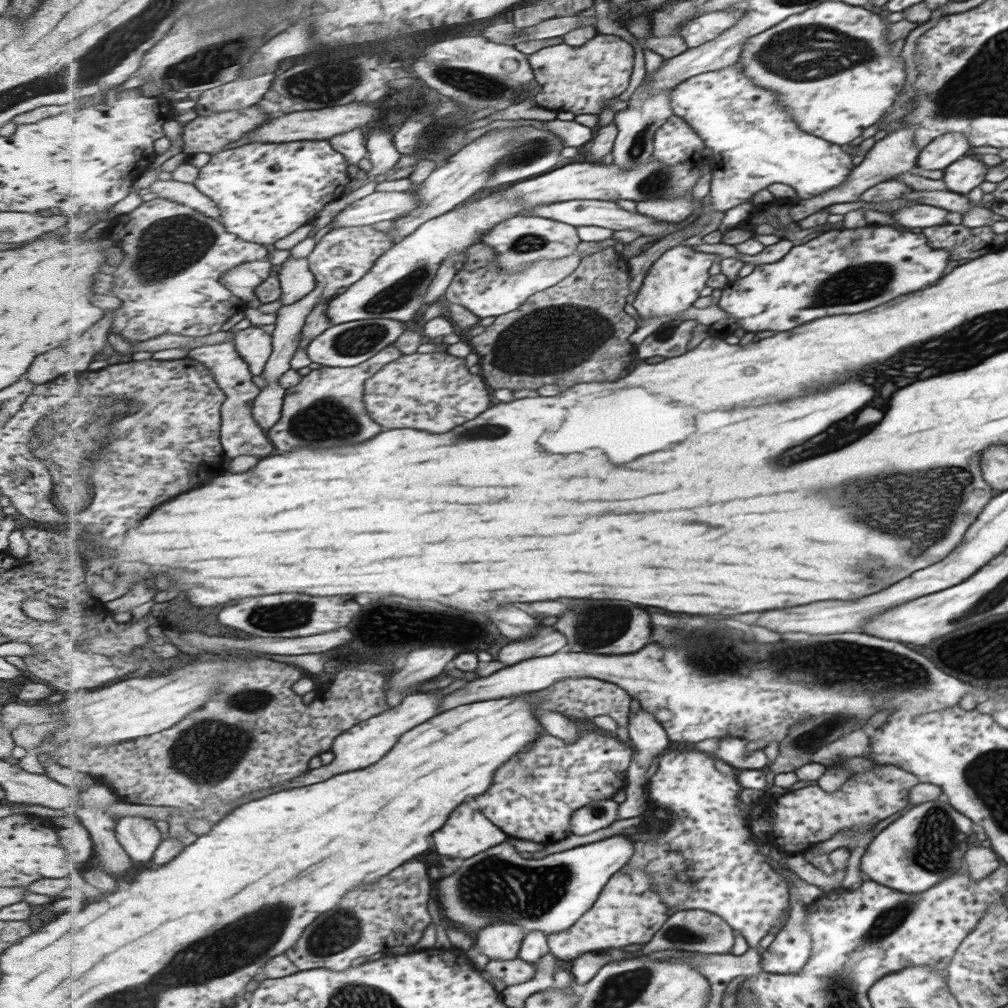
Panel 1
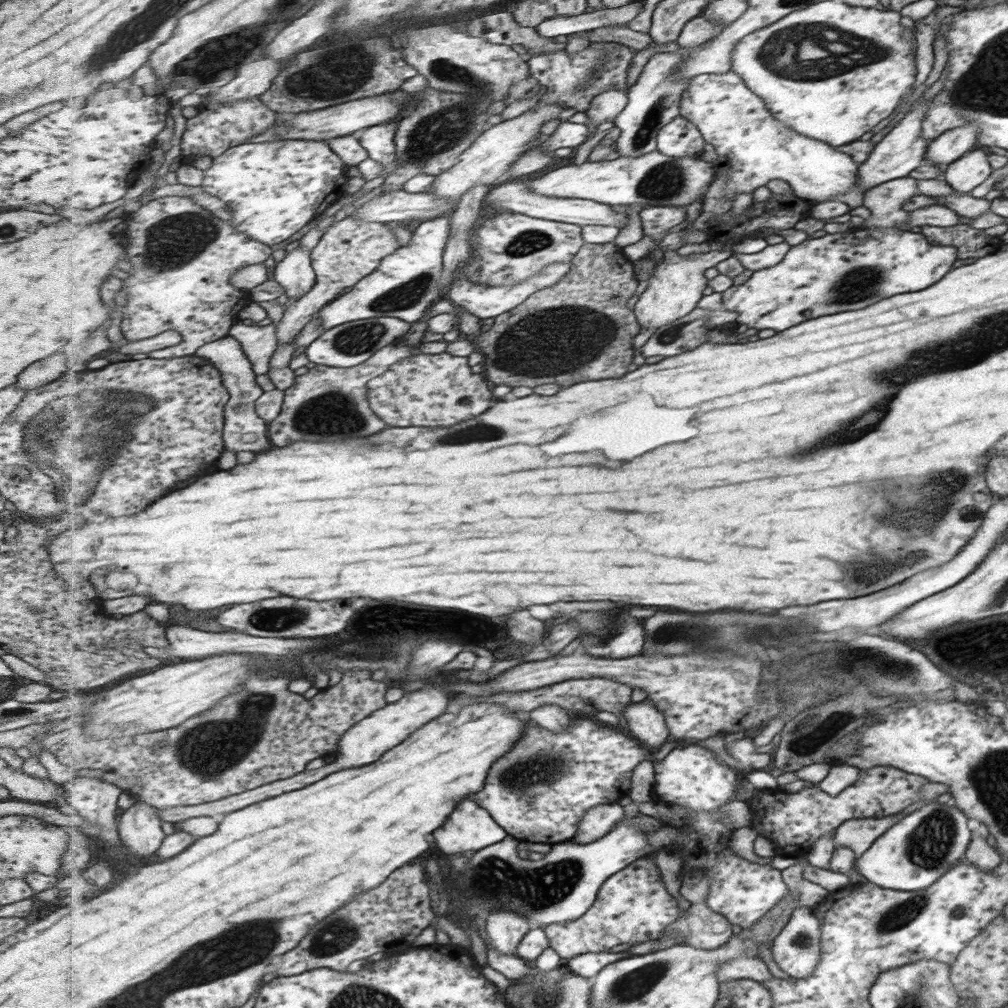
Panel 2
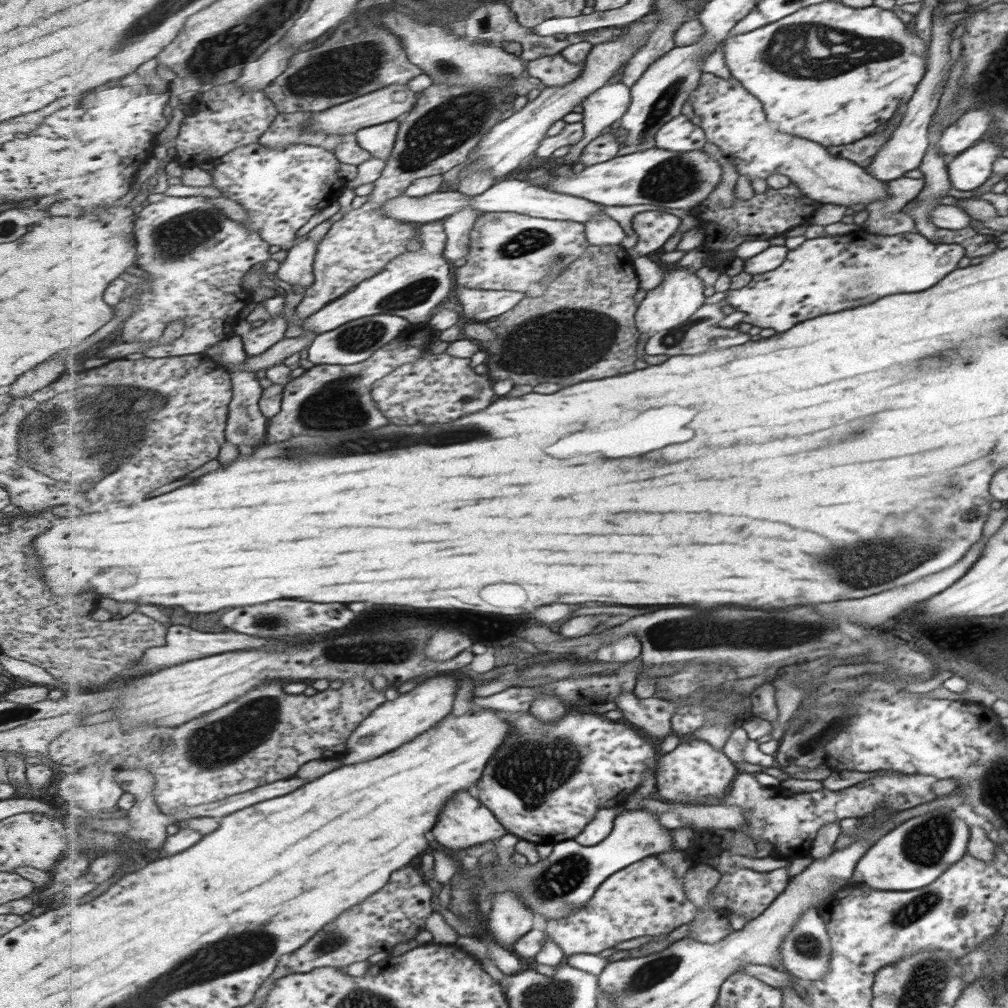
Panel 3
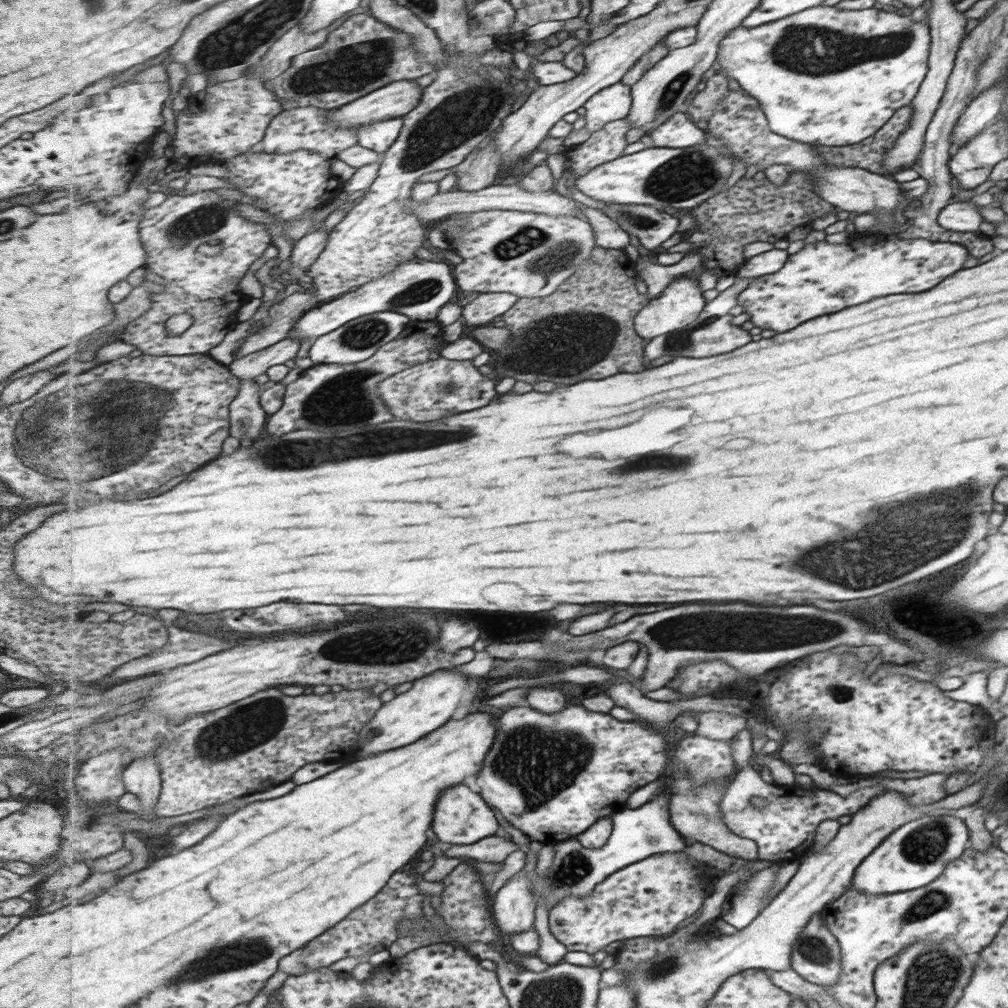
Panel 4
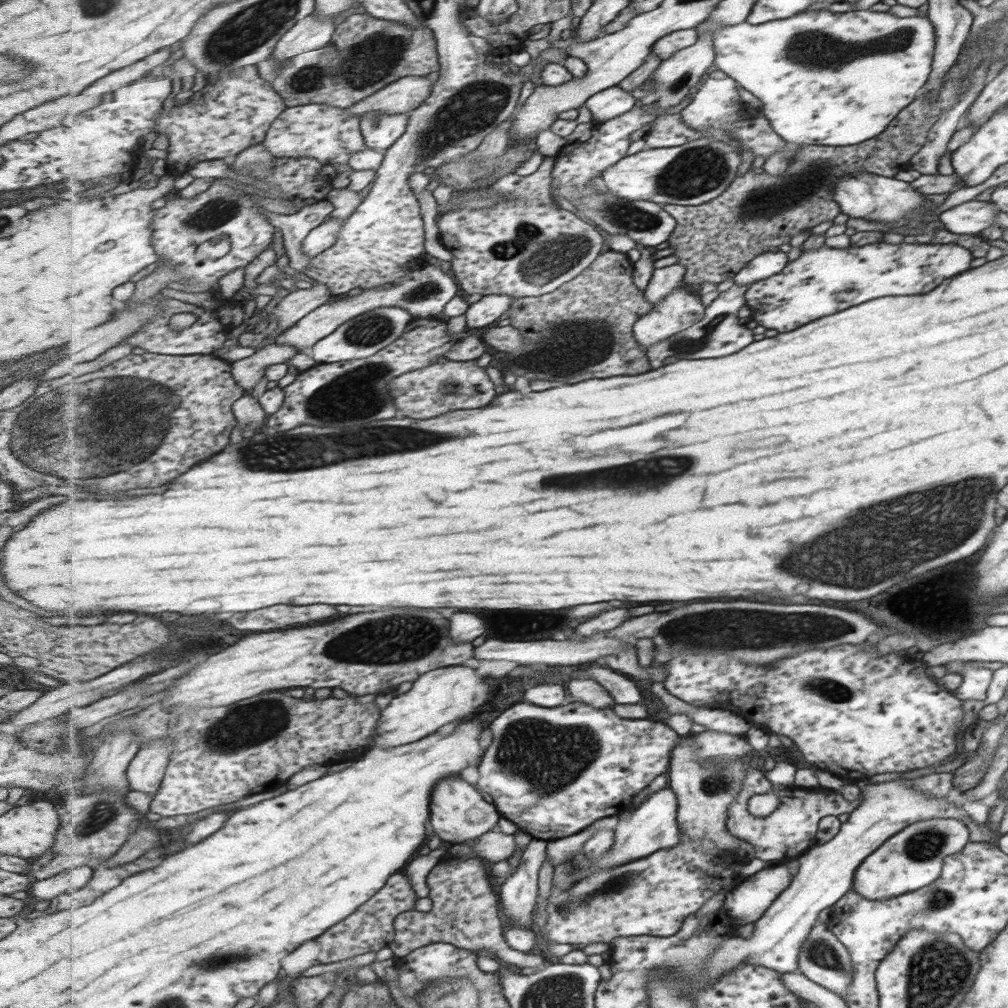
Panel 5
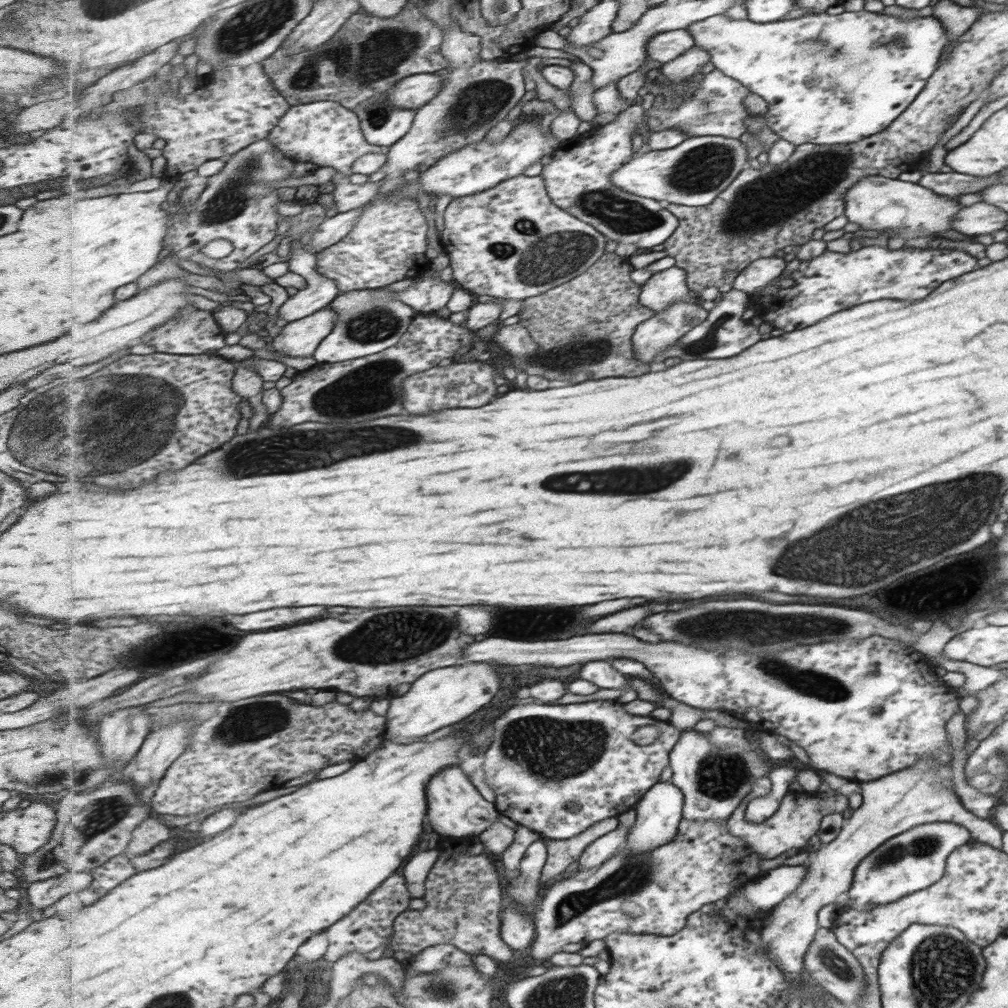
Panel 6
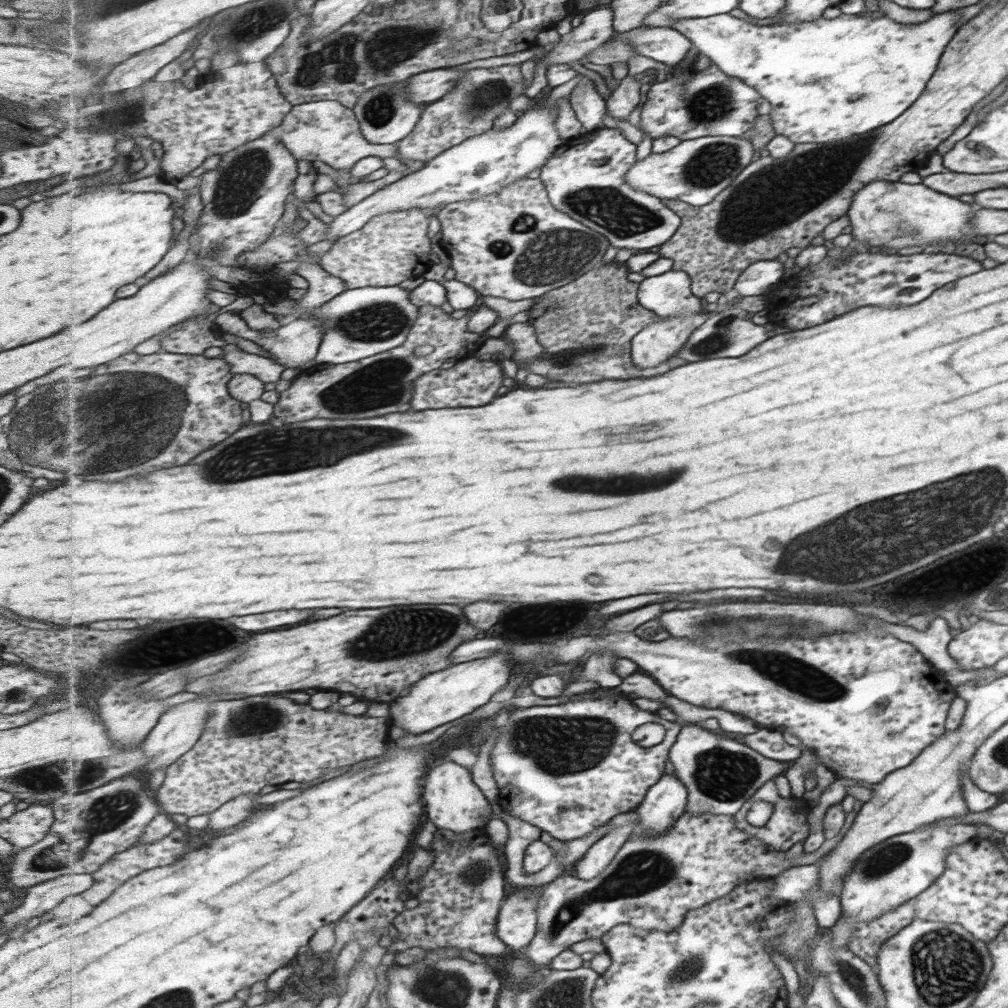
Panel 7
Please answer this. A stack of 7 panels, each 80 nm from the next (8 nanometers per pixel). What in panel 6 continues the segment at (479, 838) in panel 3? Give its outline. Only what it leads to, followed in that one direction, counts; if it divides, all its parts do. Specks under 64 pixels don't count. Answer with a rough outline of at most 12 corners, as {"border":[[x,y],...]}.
{"border":[[459,766],[427,786],[443,836],[479,837],[501,815]]}

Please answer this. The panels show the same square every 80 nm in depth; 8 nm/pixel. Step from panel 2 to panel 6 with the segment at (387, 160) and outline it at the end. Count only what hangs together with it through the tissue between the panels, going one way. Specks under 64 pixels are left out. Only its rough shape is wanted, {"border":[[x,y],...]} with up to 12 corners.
{"border":[[385,92],[356,113],[367,142],[392,147],[418,112],[391,104]]}

